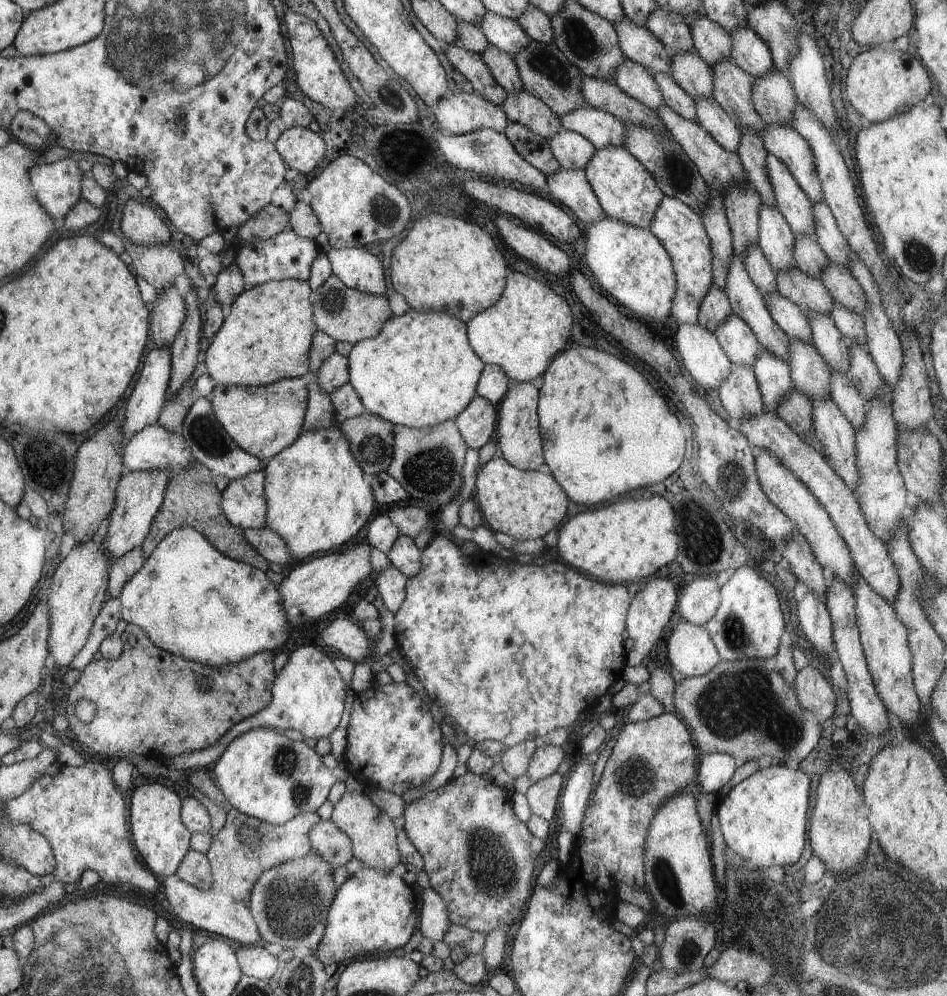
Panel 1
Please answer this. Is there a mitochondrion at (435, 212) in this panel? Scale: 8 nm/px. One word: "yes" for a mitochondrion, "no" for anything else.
no

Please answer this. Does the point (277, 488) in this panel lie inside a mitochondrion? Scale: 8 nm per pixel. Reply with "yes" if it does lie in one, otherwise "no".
no

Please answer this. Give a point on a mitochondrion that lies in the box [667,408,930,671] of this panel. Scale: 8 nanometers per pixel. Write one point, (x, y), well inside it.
(733, 629)

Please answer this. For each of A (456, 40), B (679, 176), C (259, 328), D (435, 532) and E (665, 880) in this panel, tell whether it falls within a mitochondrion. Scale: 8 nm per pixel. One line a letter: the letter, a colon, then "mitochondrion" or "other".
A: other
B: mitochondrion
C: other
D: other
E: mitochondrion

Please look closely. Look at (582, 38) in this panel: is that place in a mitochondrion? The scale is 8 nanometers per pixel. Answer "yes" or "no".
yes

